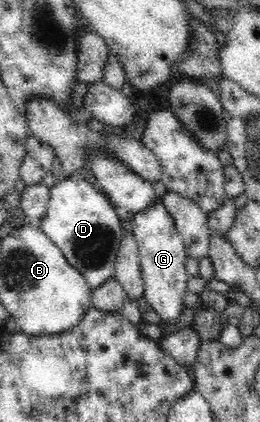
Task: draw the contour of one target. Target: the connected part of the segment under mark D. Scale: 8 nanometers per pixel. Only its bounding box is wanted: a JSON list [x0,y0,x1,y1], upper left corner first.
[37,177,124,289]

